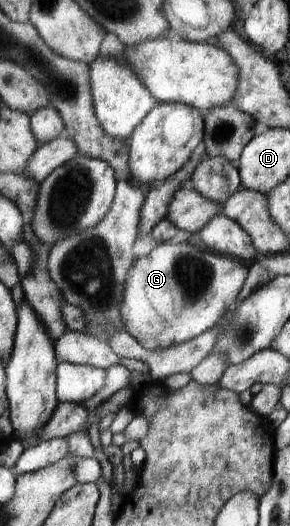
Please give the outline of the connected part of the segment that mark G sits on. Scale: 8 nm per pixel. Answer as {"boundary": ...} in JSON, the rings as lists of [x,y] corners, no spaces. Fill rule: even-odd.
{"boundary":[[[162,242],[146,256],[135,260],[127,272],[123,300],[119,307],[120,319],[124,329],[135,340],[149,350],[169,349],[172,346],[190,341],[207,329],[213,328],[222,316],[227,314],[231,304],[235,304],[243,282],[248,278],[245,264],[233,256],[221,253],[199,252],[197,243]]]}

